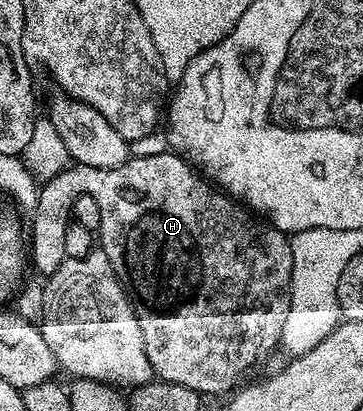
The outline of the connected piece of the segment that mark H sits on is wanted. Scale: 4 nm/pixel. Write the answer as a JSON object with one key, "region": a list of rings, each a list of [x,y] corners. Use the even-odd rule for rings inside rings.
{"region":[[[173,151],[165,152],[150,153],[147,157],[134,155],[120,167],[90,167],[74,163],[60,170],[51,181],[45,182],[39,188],[38,202],[32,210],[34,222],[31,223],[30,229],[28,225],[28,249],[31,253],[38,249],[38,245],[42,245],[42,241],[62,241],[66,234],[66,226],[72,217],[74,200],[85,193],[92,195],[92,199],[96,199],[96,203],[100,206],[100,227],[97,230],[100,234],[100,249],[106,253],[116,273],[124,275],[129,288],[134,293],[136,291],[142,296],[143,305],[142,307],[140,305],[138,321],[143,329],[142,339],[153,369],[153,376],[164,381],[180,383],[184,387],[196,391],[199,395],[226,392],[226,394],[229,394],[239,384],[237,381],[261,357],[266,357],[273,349],[277,350],[279,348],[282,332],[284,331],[284,319],[288,319],[288,311],[290,310],[291,238],[283,233],[281,229],[277,229],[275,225],[267,224],[265,220],[259,219],[251,210],[235,201],[233,197],[215,188],[185,157]]]}

